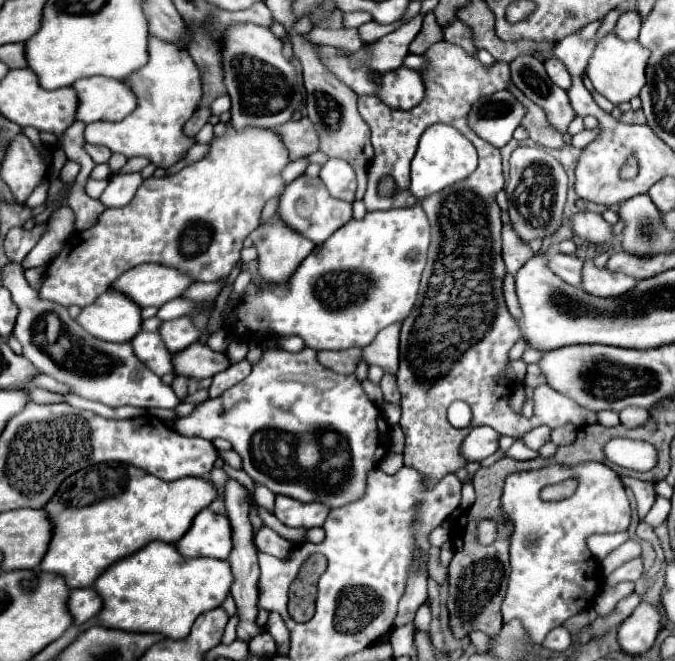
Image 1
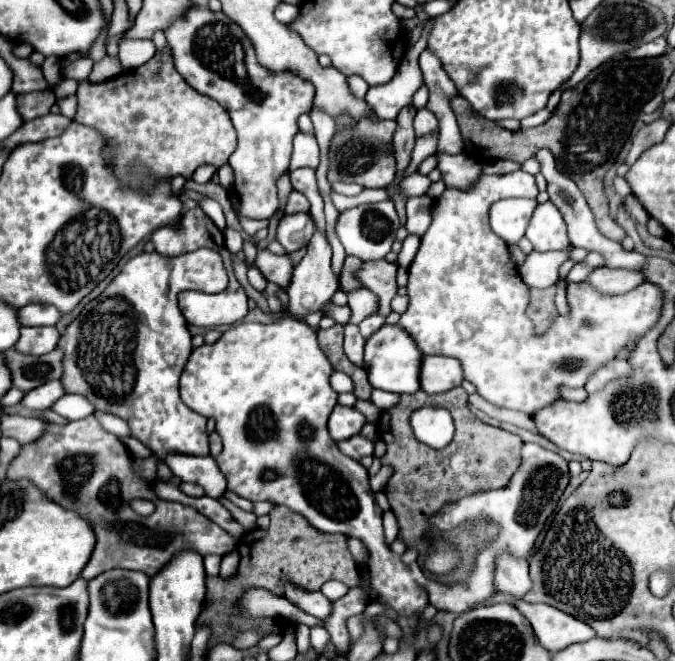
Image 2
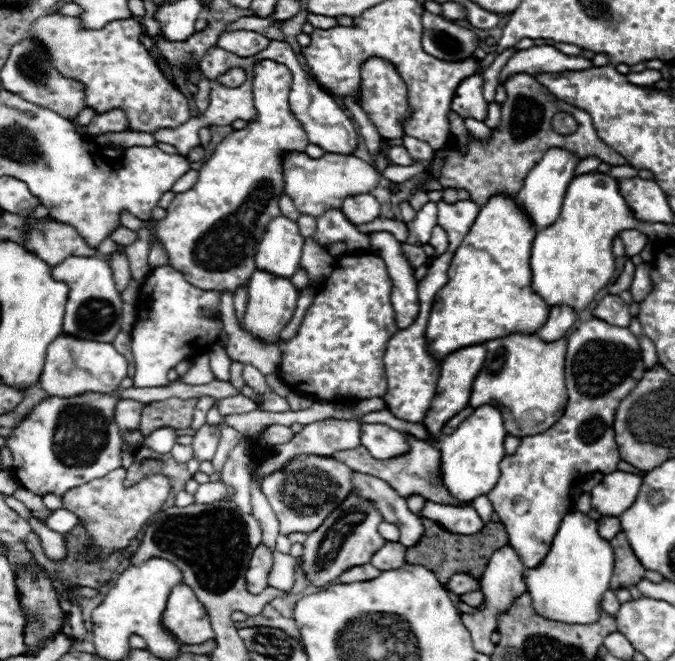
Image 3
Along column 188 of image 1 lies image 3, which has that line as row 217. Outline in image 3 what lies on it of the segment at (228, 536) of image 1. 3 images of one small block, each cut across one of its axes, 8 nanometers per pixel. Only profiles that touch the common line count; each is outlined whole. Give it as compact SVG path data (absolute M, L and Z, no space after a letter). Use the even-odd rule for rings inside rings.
M552 148L544 154L544 160L540 160L540 164L536 164L536 168L532 168L532 172L528 172L528 176L524 180L524 188L516 196L516 204L526 210L528 218L534 222L534 226L538 230L548 228L558 218L566 188L574 178L576 164L578 164L576 156L572 156L570 152L564 152L560 148Z

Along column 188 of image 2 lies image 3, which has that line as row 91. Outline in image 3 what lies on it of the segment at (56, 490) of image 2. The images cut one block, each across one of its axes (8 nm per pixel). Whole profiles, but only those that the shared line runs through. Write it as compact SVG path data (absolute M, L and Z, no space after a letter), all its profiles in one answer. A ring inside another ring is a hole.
M524 72L514 74L504 82L504 88L508 92L508 100L502 106L502 124L498 130L492 130L490 142L474 142L470 138L466 156L460 156L460 150L456 146L450 150L446 150L446 148L436 150L436 154L442 154L446 158L440 180L438 180L444 188L468 190L470 198L478 206L486 204L496 194L516 196L518 190L522 188L528 172L542 160L542 156L550 148L564 148L564 150L576 154L580 160L584 160L588 156L598 156L602 162L612 164L612 166L628 164L628 160L624 156L618 156L618 152L614 152L608 144L604 144L596 136L592 120L584 110L580 110L568 102L562 104L534 76L524 74ZM558 112L568 112L578 122L578 130L572 136L562 136L552 130L550 122L552 122L554 114L558 114Z

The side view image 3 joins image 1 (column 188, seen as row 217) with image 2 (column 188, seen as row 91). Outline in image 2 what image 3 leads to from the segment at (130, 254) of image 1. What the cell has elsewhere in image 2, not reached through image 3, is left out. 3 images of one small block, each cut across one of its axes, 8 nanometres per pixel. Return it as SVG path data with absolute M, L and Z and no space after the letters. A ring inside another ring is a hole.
M200 248L176 258L164 258L156 252L138 254L130 258L122 272L108 284L108 288L90 300L76 320L72 320L64 334L60 334L58 350L64 352L62 360L62 386L70 394L82 394L98 412L114 414L128 422L130 436L138 438L152 450L154 456L164 460L170 452L188 456L210 456L206 418L190 410L178 394L178 378L192 352L192 336L178 308L176 296L182 290L222 292L228 286L228 272L222 256L216 250Z

